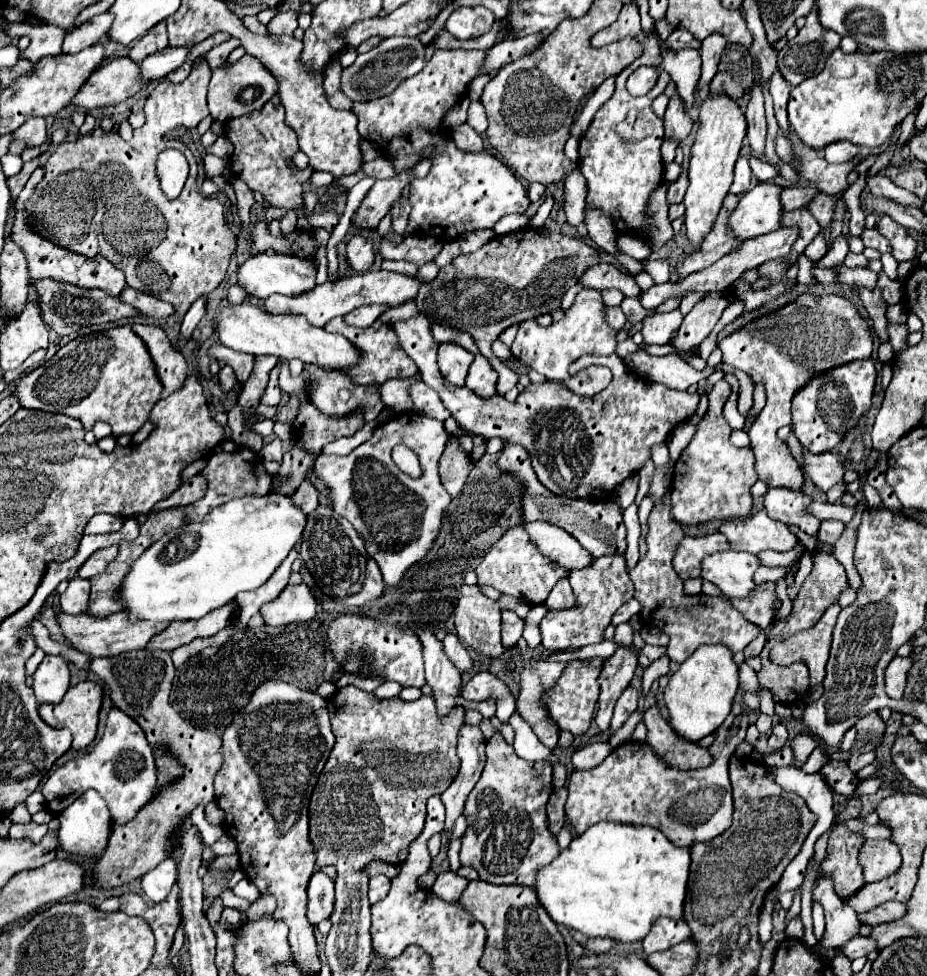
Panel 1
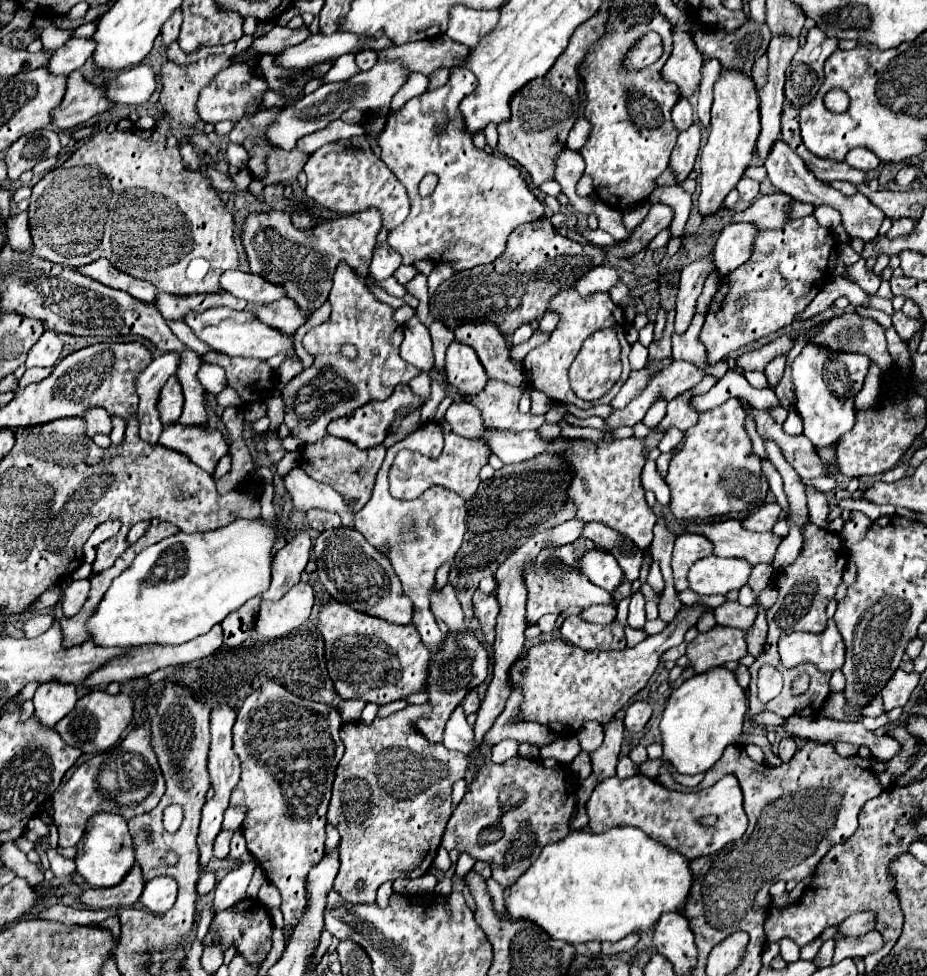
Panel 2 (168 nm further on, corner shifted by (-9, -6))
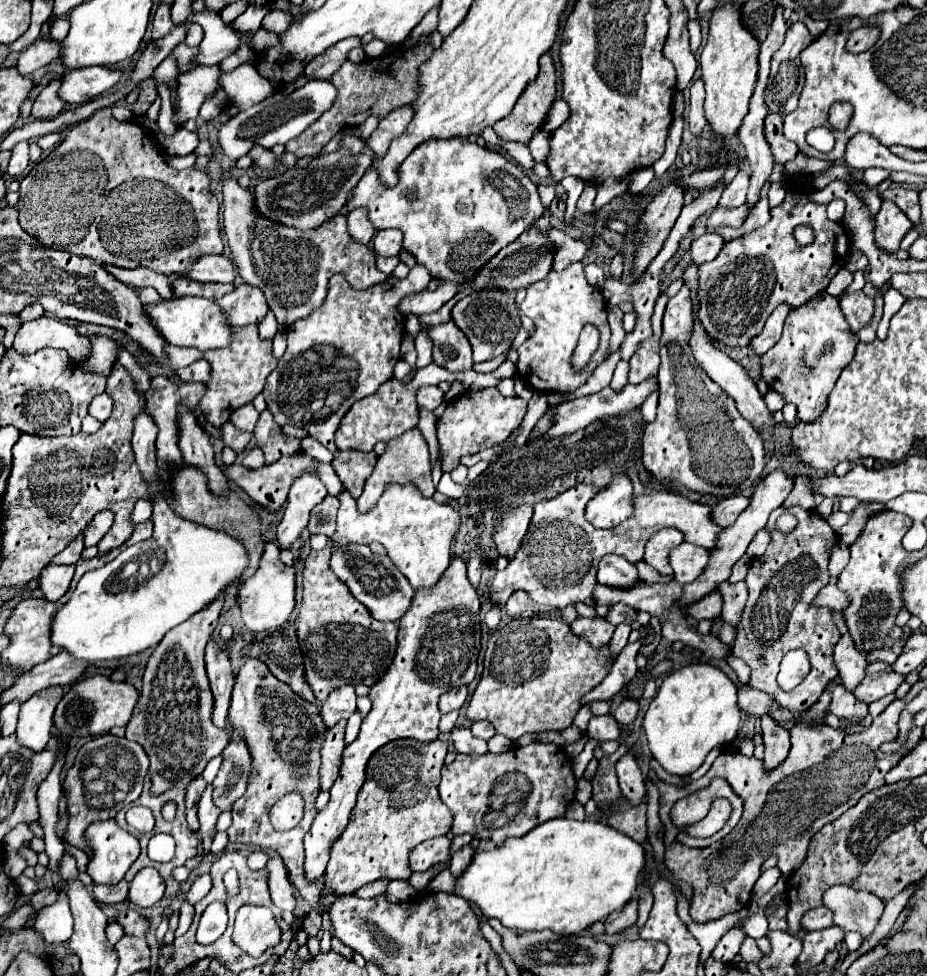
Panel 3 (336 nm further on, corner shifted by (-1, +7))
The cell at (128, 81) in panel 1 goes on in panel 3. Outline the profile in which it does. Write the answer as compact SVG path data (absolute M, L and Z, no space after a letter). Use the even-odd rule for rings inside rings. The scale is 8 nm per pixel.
M53 79L33 101L31 115L35 119L53 119L67 107L67 103L61 103L61 99L57 99L57 87L61 87L61 79Z

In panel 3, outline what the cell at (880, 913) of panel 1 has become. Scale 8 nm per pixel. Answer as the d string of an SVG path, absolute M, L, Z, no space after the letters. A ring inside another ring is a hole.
M825 905L817 907L817 909L811 909L805 913L805 917L801 919L801 925L803 929L807 931L817 931L817 929L827 929L833 925L833 911L827 909Z

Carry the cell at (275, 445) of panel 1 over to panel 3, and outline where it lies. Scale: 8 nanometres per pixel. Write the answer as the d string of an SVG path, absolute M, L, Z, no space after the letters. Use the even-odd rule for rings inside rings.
M389 485L379 503L367 513L357 511L355 499L349 495L349 491L341 491L339 501L341 507L337 513L337 531L333 535L335 543L381 543L387 549L389 559L409 579L415 591L431 587L437 583L437 579L441 579L445 567L449 567L449 543L459 529L461 513L453 511L449 505L437 503L435 499L423 497L413 485Z

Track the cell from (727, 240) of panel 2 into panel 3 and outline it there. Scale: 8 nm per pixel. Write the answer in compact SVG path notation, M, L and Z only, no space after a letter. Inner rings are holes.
M705 233L703 237L699 237L699 239L695 239L691 243L691 259L697 265L707 263L707 261L713 261L719 255L719 251L721 251L723 245L725 245L725 241L719 235Z

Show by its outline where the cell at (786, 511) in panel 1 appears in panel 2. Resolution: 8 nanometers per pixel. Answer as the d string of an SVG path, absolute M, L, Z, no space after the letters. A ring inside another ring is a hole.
M777 502L765 504L765 506L761 506L757 512L749 514L741 524L743 524L743 528L747 528L747 530L751 530L751 532L771 532L773 526L779 522L779 520L777 520L779 512L781 512L781 508L779 508Z

